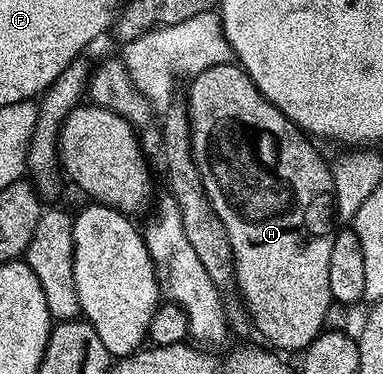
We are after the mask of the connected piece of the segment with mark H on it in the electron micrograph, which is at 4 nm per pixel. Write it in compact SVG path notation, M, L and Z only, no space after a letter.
M239 64L211 65L197 74L186 100L192 154L198 175L202 175L202 187L206 187L206 195L210 203L214 203L214 211L218 211L218 219L222 219L226 235L230 237L236 289L257 331L269 341L265 341L269 346L280 351L303 351L324 329L326 309L333 303L330 247L336 201L329 162L324 162L323 155L311 145L309 134L286 119L286 115L258 91Z

